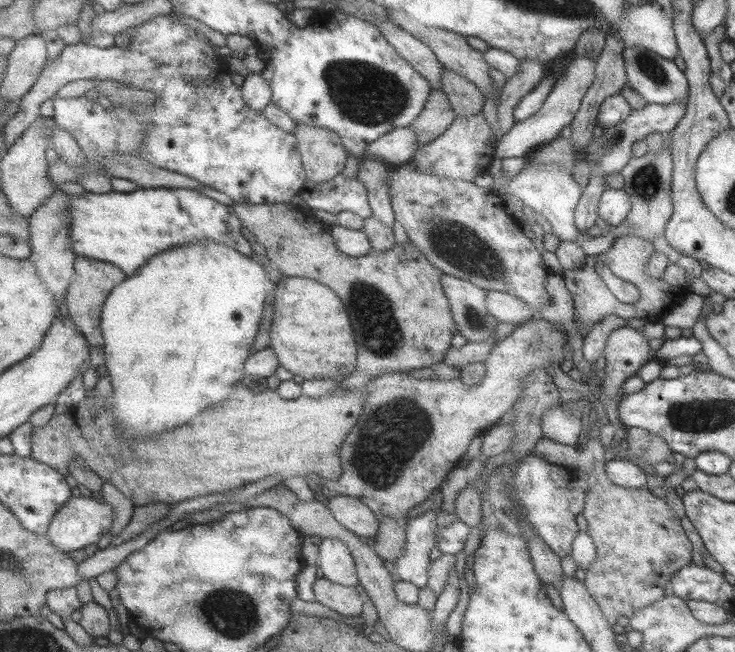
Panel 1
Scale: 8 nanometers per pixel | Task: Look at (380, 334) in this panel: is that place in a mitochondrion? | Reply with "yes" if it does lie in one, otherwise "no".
yes

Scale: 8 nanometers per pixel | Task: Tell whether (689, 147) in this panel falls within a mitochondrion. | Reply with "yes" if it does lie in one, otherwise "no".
no

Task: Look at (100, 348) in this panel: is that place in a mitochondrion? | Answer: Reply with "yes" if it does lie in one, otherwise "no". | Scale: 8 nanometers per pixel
no

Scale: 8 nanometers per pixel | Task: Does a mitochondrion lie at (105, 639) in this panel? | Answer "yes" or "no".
no

